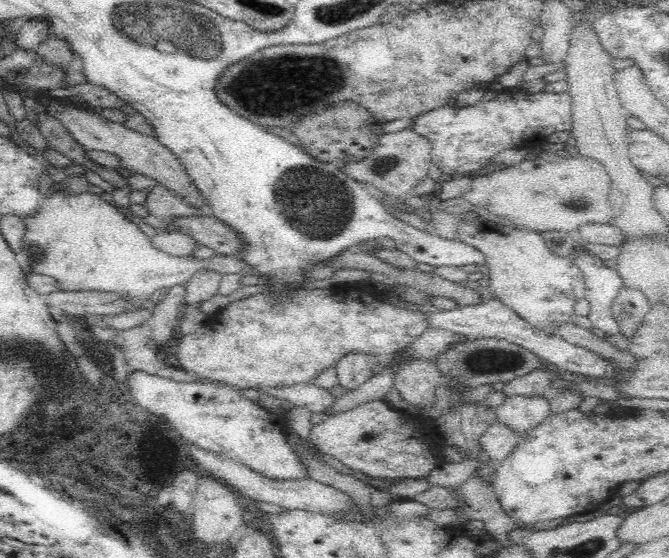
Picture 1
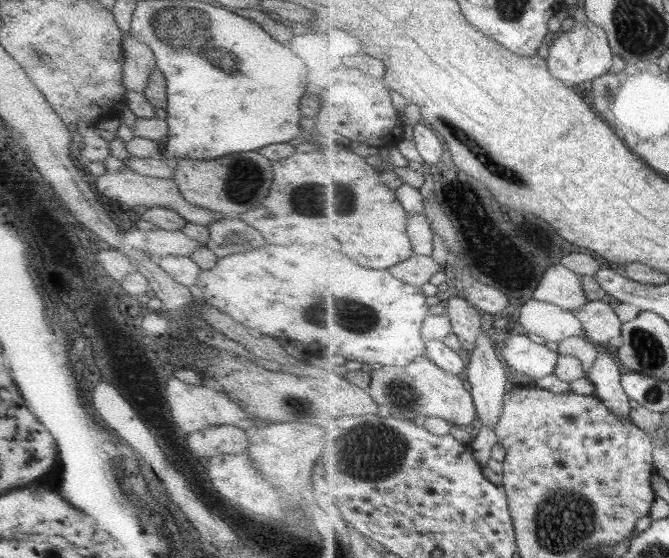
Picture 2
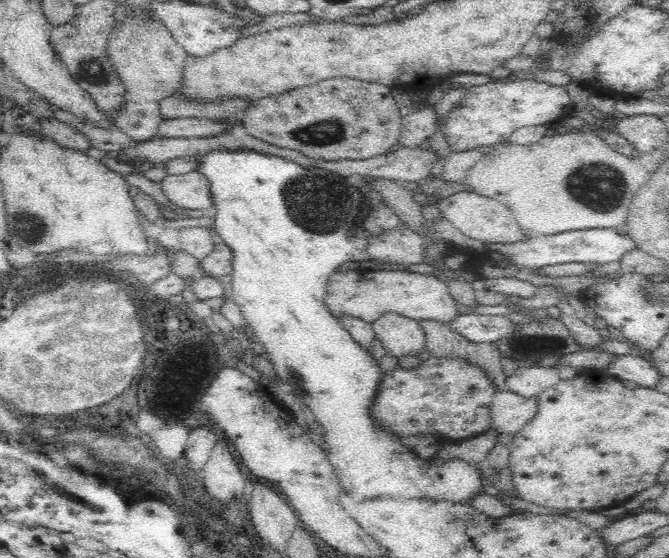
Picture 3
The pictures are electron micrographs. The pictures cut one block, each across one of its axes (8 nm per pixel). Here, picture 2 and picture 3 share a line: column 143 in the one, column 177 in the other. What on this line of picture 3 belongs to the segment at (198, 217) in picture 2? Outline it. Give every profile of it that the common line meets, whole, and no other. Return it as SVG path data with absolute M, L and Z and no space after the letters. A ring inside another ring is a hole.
M198 171L166 175L159 183L166 195L166 200L178 208L206 210L211 207L208 181Z

